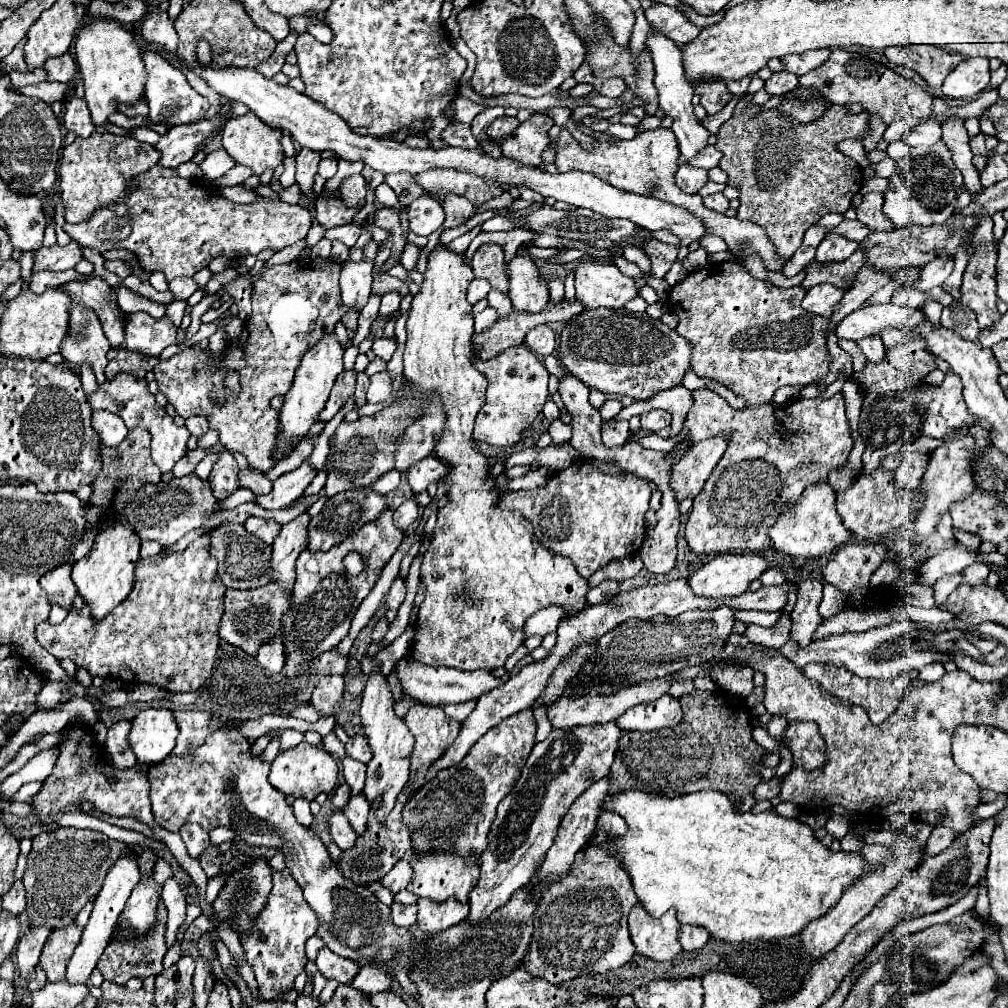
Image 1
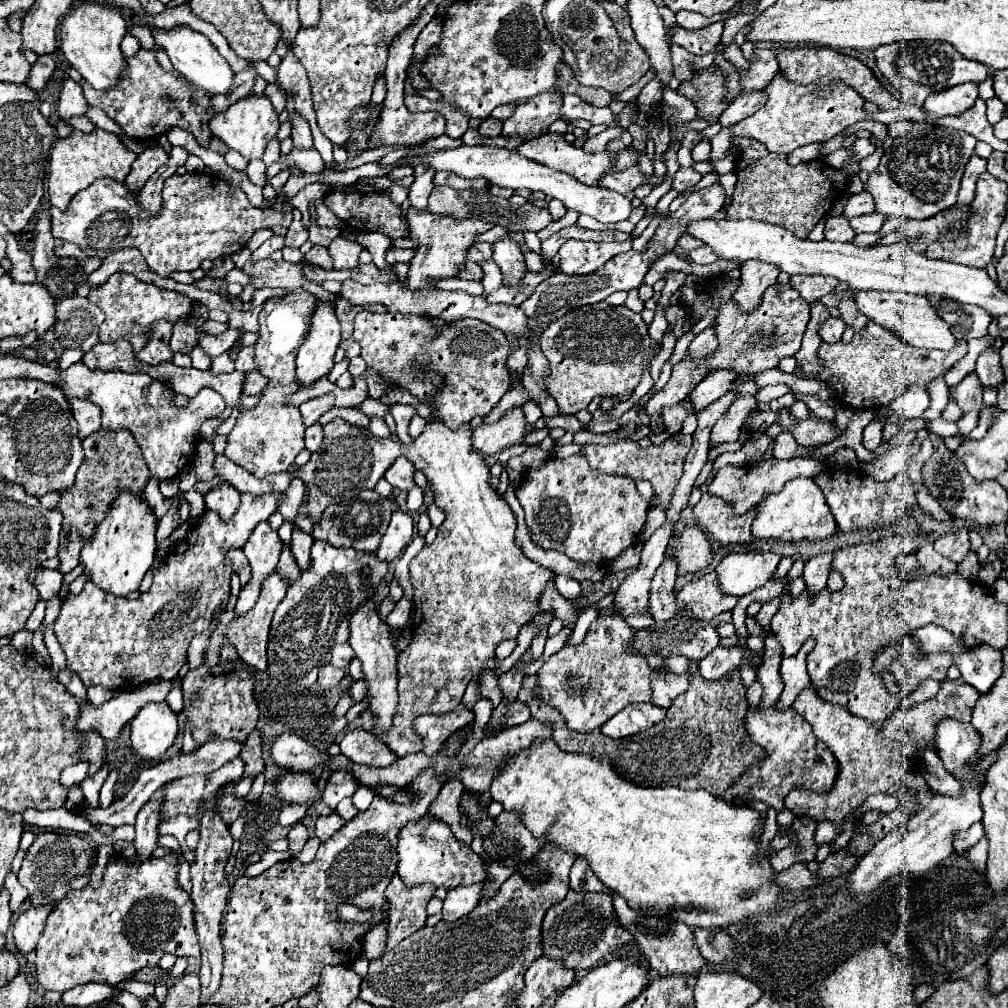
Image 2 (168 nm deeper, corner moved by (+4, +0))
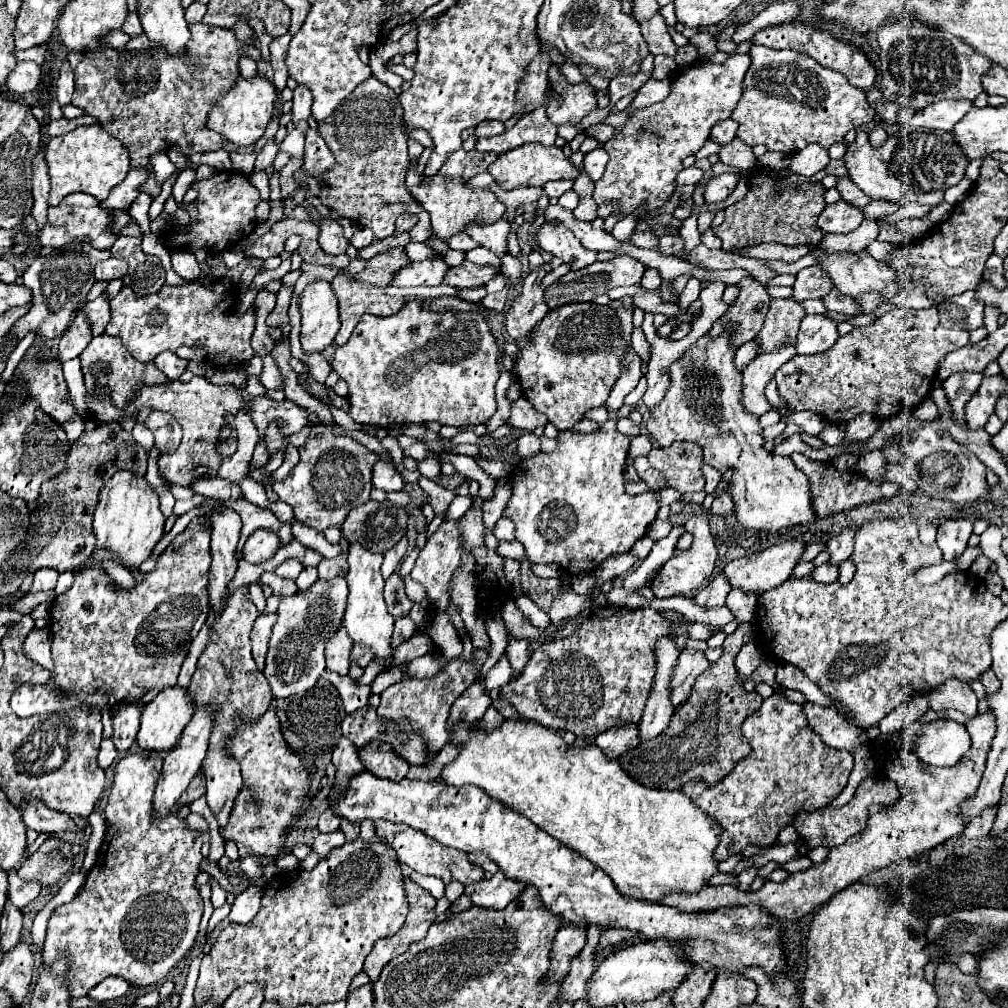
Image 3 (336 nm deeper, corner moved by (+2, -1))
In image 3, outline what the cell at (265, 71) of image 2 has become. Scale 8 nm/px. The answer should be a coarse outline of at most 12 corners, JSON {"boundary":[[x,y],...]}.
{"boundary":[[189,24],[193,66],[149,38],[75,68],[71,104],[151,170],[219,150],[209,110],[261,50]]}

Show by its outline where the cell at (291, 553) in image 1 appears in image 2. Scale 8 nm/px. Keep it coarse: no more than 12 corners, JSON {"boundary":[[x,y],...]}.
{"boundary":[[273,571],[251,611],[225,611],[205,663],[233,645],[249,667],[267,669],[267,637],[287,585]]}

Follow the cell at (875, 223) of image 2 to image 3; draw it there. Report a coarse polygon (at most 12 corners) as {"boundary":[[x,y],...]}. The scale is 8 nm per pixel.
{"boundary":[[871,200],[863,216],[877,220],[899,210],[893,202]]}

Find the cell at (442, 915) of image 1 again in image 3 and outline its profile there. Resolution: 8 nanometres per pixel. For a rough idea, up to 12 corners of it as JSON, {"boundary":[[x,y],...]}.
{"boundary":[[501,870],[481,884],[467,886],[475,906],[501,910],[525,884]]}

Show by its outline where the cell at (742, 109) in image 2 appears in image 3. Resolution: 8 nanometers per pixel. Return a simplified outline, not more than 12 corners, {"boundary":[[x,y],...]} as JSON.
{"boundary":[[721,120],[713,126],[711,138],[729,144],[735,138],[737,122]]}

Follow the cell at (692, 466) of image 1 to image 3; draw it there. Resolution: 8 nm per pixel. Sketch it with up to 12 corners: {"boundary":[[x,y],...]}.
{"boundary":[[781,346],[757,356],[743,370],[745,410],[771,410],[765,386],[795,348]]}

